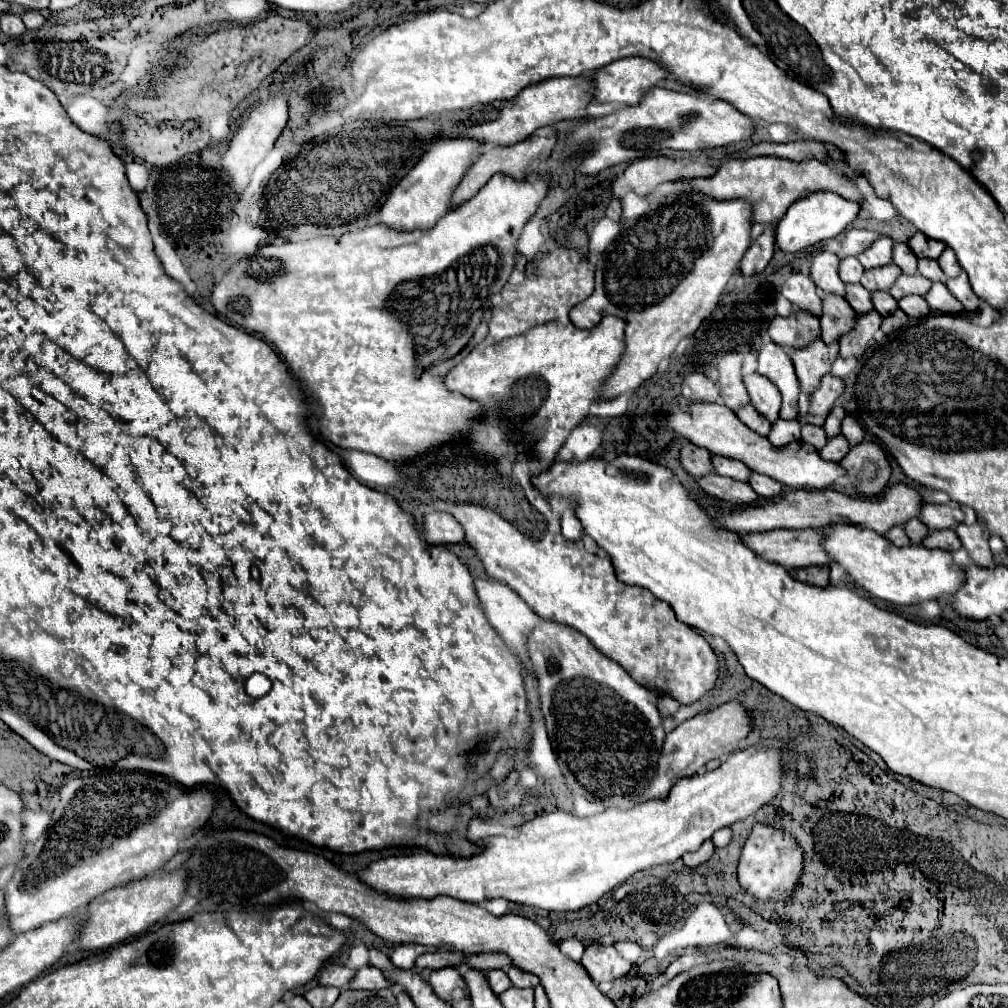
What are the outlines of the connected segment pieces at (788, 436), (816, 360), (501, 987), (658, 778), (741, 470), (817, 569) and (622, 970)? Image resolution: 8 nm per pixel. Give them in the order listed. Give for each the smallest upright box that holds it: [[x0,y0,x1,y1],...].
[[767,420,801,446],[785,338,839,398],[487,970,511,996],[635,700,753,802],[713,456,751,482],[795,566,829,586],[581,940,631,984]]

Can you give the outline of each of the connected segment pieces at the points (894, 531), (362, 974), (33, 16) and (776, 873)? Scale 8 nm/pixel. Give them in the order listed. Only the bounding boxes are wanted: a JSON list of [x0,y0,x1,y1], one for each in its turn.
[[885,526,911,546],[349,966,393,990],[21,10,45,30],[737,824,803,902]]

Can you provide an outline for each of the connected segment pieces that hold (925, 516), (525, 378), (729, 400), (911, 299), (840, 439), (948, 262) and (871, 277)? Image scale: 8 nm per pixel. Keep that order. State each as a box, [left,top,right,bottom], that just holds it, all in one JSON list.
[[919,504,965,532],[399,250,719,706],[719,352,749,412],[899,296,933,320],[819,436,849,462],[937,248,961,278],[861,264,899,292]]

